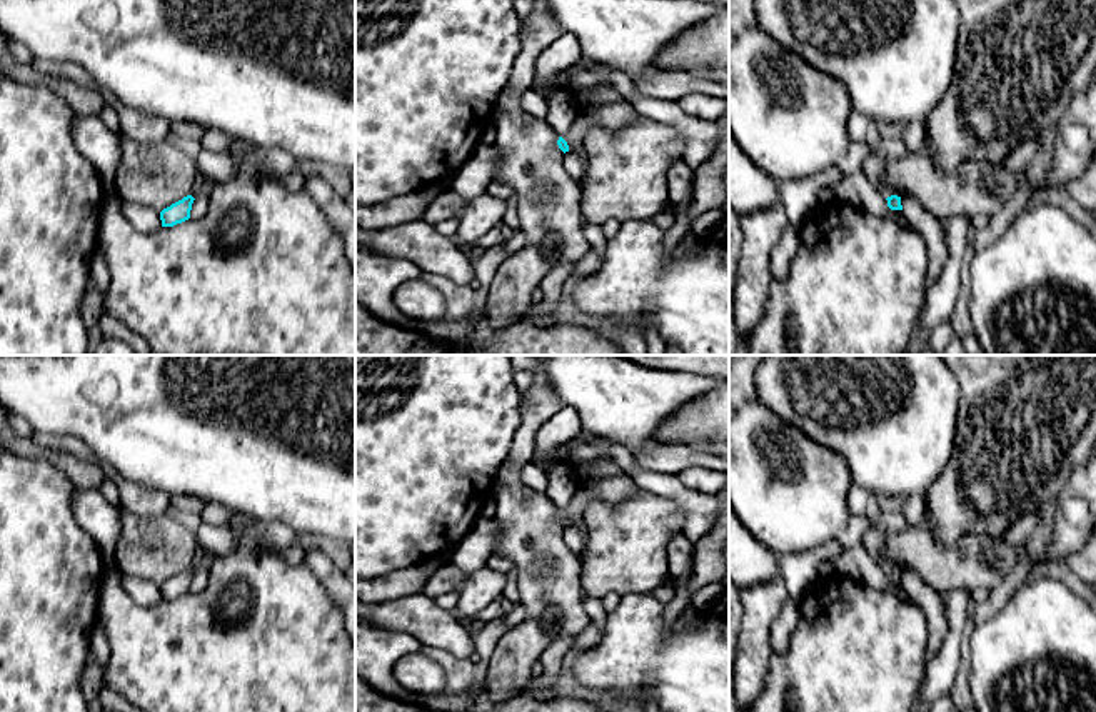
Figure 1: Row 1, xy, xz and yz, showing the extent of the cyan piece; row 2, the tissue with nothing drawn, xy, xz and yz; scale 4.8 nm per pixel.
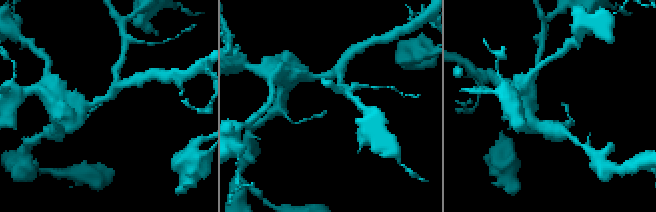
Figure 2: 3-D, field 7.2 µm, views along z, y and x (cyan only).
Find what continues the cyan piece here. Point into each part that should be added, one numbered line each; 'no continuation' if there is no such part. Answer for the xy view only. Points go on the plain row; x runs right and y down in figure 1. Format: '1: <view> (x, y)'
1: xy (202, 561)

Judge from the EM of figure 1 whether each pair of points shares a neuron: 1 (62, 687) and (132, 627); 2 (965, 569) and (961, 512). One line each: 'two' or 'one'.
1: two
2: two

